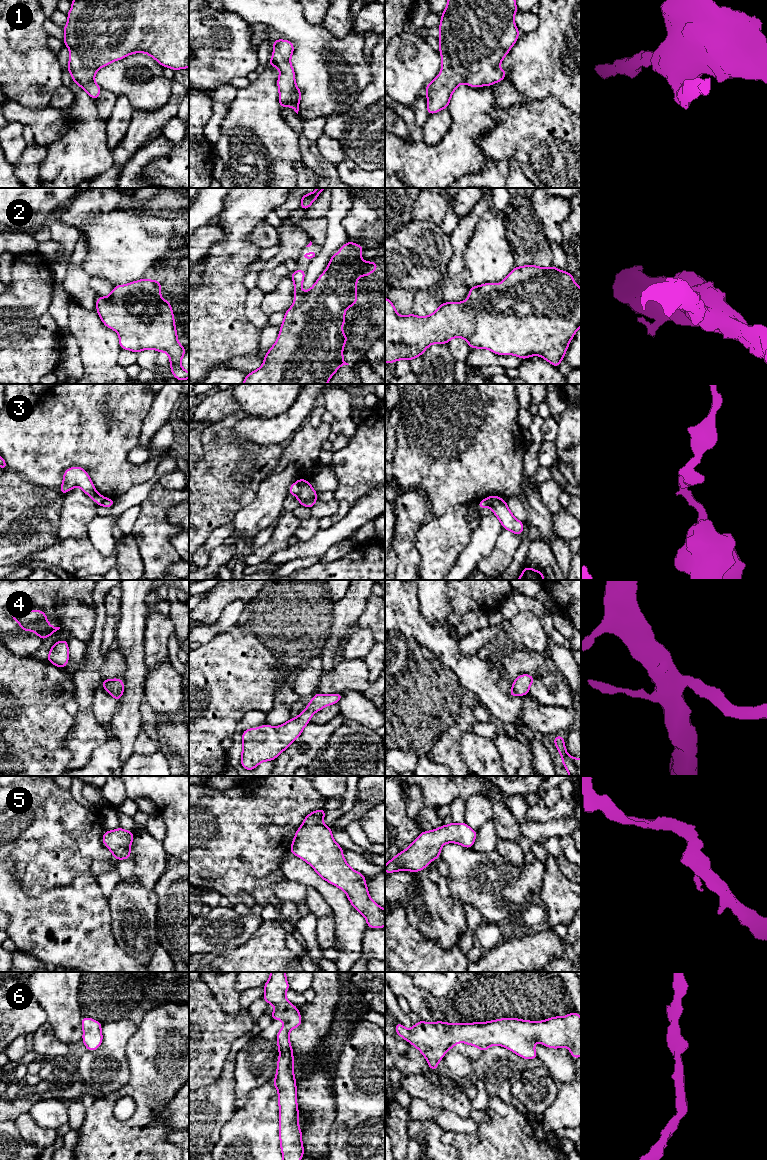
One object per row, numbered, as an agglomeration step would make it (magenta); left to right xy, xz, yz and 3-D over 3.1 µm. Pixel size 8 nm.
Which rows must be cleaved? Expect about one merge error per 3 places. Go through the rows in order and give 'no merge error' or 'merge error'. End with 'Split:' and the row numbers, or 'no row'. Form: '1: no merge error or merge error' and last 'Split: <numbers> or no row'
1: no merge error
2: no merge error
3: merge error
4: no merge error
5: no merge error
6: no merge error
Split: 3

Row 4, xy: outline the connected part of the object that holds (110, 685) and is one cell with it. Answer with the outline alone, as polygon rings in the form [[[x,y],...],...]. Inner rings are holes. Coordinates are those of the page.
[[[120,678],[103,679],[101,686],[110,693],[116,701],[120,700],[124,693],[124,681]]]

